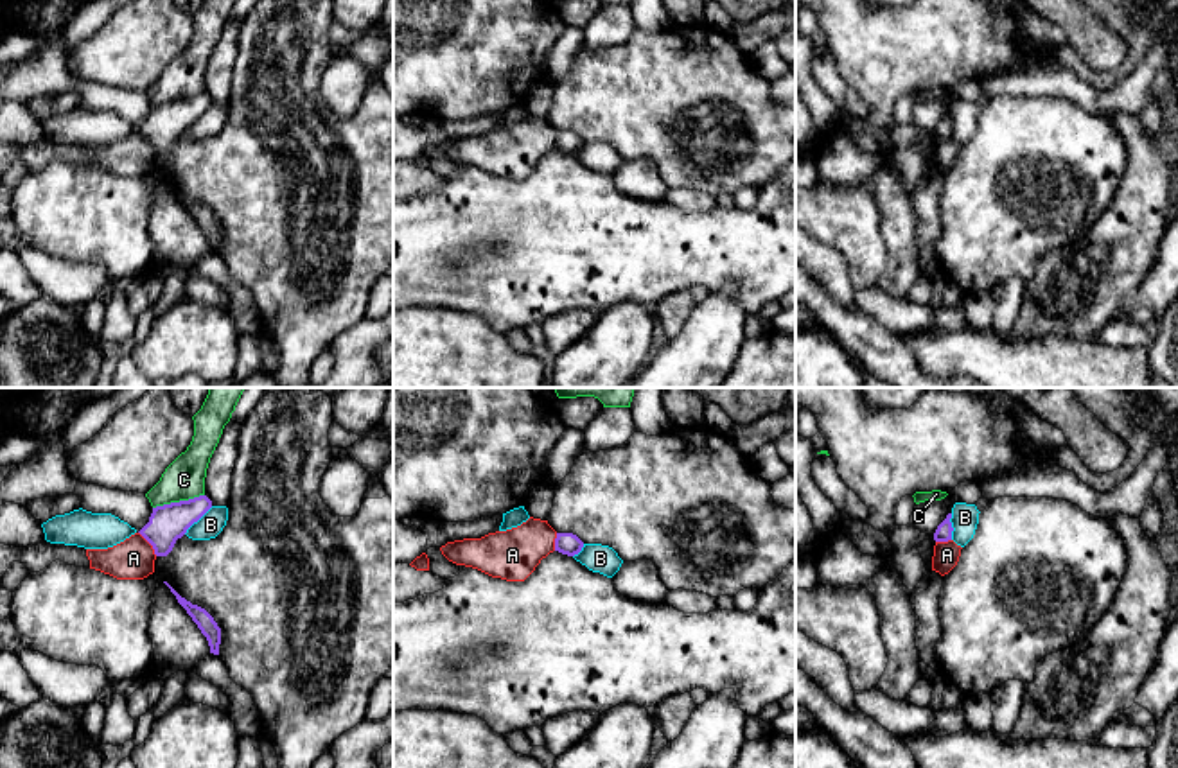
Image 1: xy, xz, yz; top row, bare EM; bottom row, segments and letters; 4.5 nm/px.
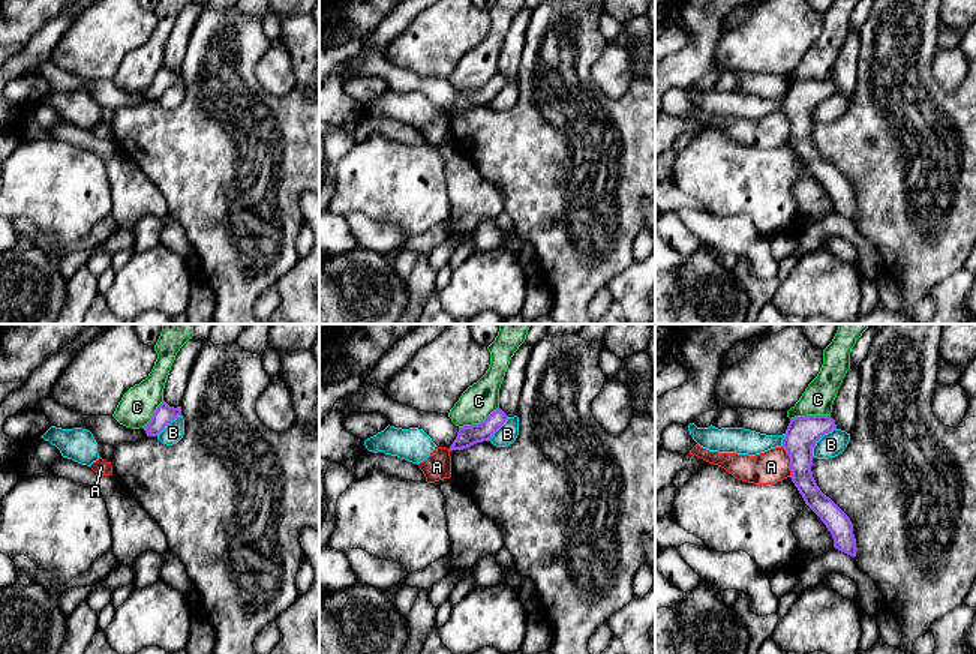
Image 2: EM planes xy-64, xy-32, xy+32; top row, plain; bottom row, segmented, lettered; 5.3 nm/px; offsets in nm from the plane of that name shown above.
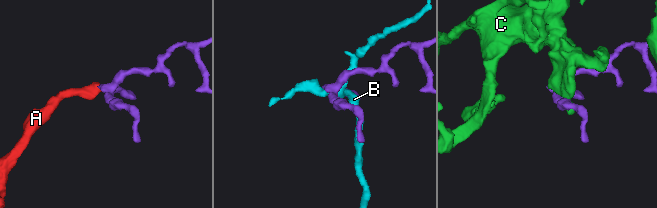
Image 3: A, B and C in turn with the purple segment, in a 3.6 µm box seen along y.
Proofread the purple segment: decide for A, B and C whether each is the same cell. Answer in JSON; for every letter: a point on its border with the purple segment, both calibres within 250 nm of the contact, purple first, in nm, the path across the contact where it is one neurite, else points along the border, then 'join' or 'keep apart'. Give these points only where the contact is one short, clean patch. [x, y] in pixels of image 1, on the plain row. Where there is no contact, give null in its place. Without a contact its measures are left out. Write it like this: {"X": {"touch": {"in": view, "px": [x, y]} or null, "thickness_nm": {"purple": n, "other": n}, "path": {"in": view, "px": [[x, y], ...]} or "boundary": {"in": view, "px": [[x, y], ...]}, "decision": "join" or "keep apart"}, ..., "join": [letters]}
{"A": {"touch": {"in": "xy", "px": [149, 140]}, "thickness_nm": {"purple": 170, "other": 190}, "boundary": {"in": "xy", "px": [[139, 130], [157, 153]]}, "decision": "keep apart"}, "B": {"touch": {"in": "xy", "px": [198, 117]}, "thickness_nm": {"purple": 170, "other": 110}, "decision": "keep apart"}, "C": {"touch": {"in": "xy", "px": [180, 99]}, "thickness_nm": {"purple": 170, "other": 180}, "decision": "keep apart"}, "join": []}

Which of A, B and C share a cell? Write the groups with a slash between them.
A / B / C

